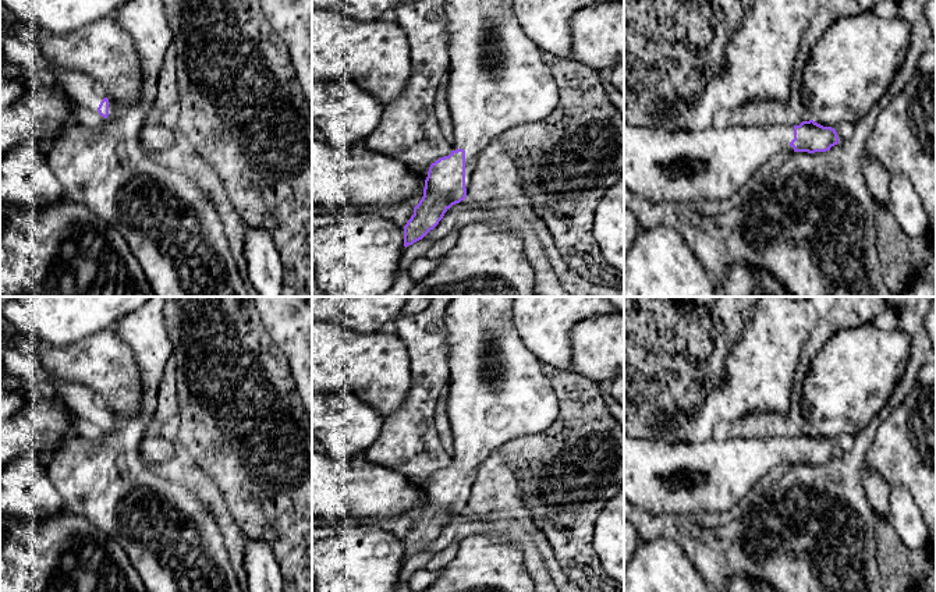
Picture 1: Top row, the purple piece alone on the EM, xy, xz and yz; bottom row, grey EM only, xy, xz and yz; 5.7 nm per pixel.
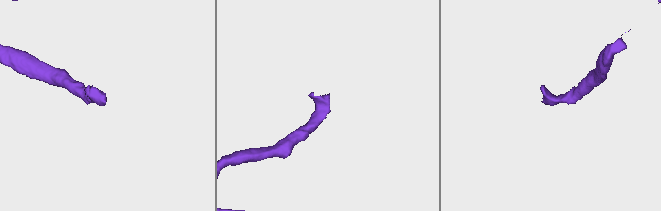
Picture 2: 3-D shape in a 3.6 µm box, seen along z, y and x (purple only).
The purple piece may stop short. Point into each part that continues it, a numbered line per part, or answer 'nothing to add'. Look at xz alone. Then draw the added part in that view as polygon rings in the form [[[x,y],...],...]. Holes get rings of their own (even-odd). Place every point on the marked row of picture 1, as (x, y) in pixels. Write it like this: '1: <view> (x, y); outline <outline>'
1: xz (499, 78); outline [[[446,0],[446,21],[451,145],[465,150],[468,192],[478,155],[508,128],[547,118],[559,103],[559,88],[545,53],[521,28],[513,0]]]

